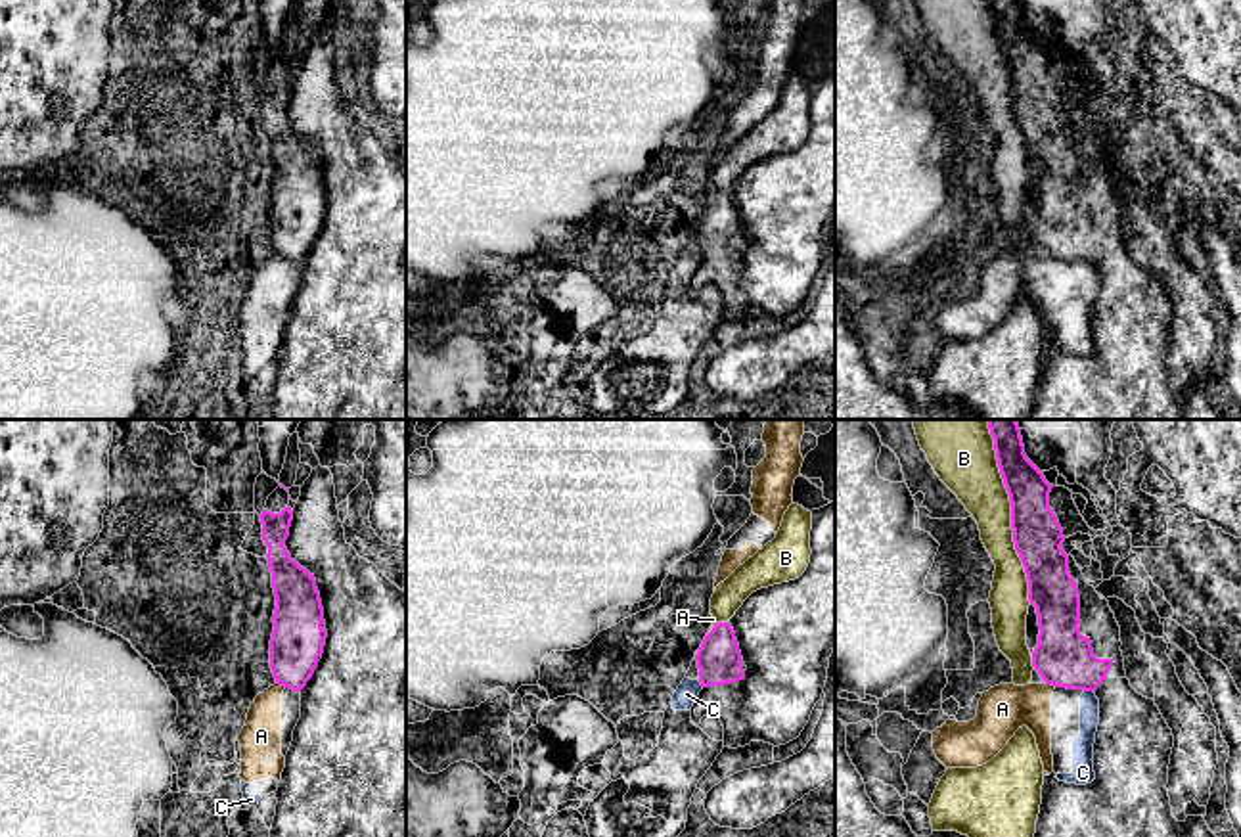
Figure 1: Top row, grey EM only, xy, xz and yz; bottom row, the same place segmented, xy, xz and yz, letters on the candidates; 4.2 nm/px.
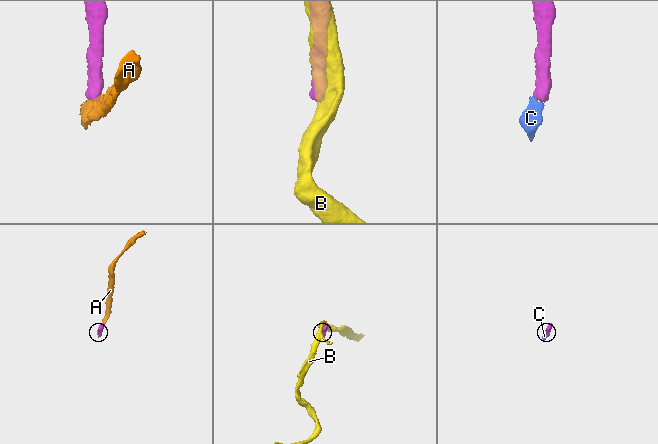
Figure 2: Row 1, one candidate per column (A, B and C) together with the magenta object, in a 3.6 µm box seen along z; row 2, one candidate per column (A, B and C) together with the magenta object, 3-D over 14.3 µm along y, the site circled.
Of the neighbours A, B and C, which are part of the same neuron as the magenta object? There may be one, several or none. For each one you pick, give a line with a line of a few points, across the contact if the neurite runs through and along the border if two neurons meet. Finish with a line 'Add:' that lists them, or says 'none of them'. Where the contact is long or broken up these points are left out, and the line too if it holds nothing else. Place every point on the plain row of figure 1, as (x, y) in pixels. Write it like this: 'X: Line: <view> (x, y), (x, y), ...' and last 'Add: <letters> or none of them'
Add: none of them

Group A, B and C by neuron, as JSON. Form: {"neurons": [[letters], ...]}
{"neurons": [["A", "C"], ["B"]]}

